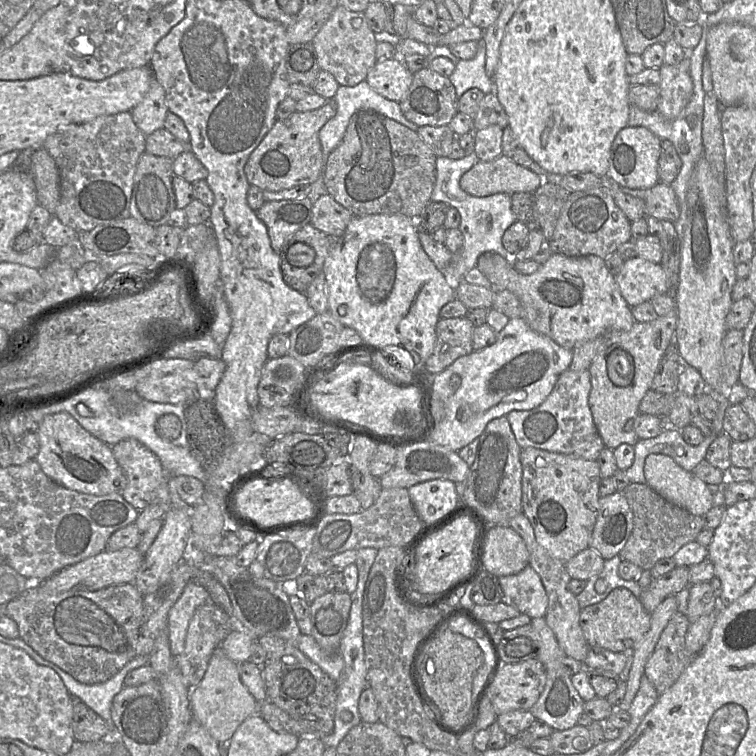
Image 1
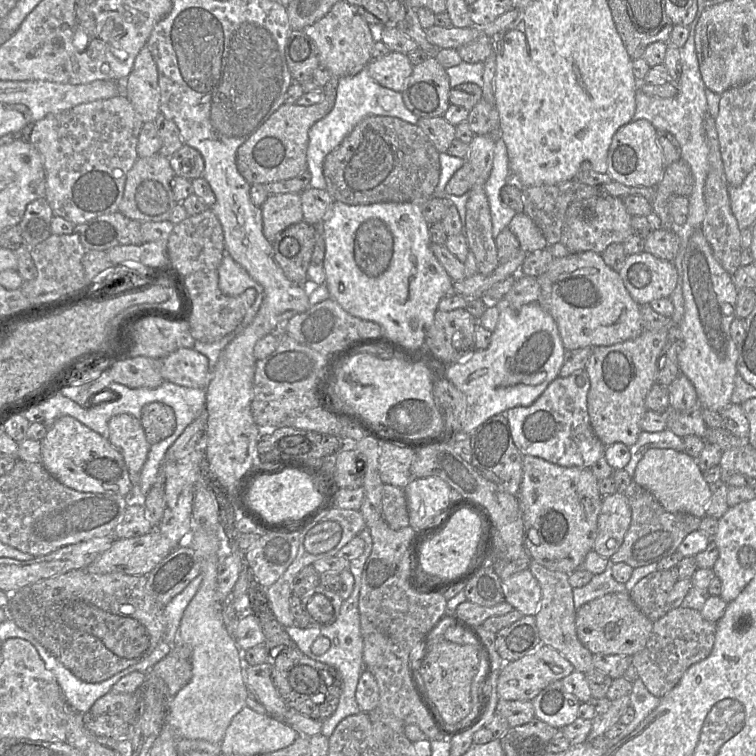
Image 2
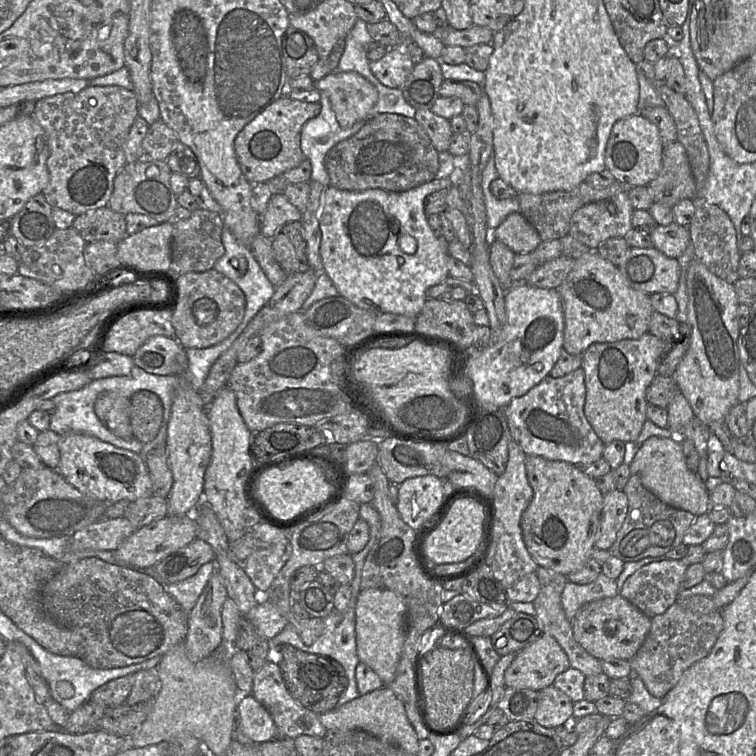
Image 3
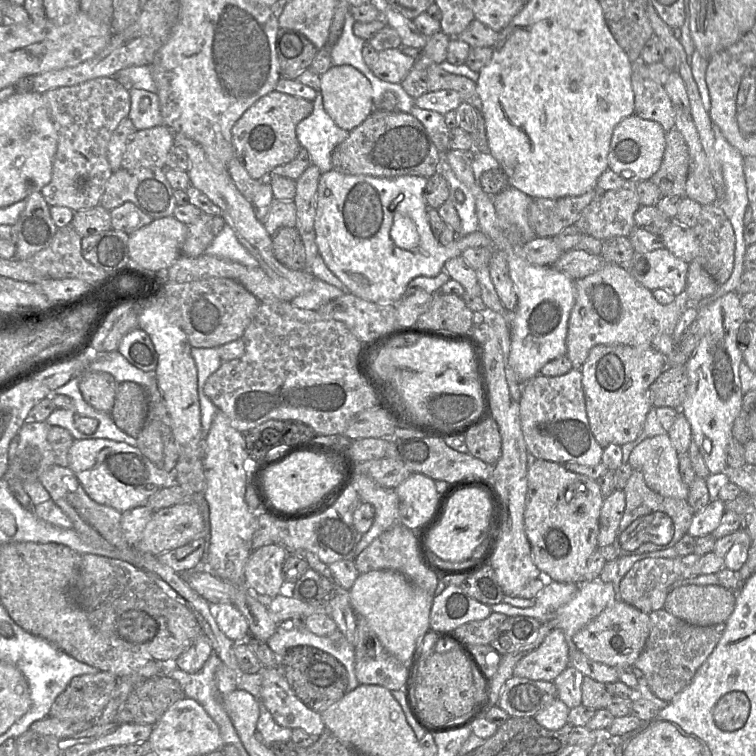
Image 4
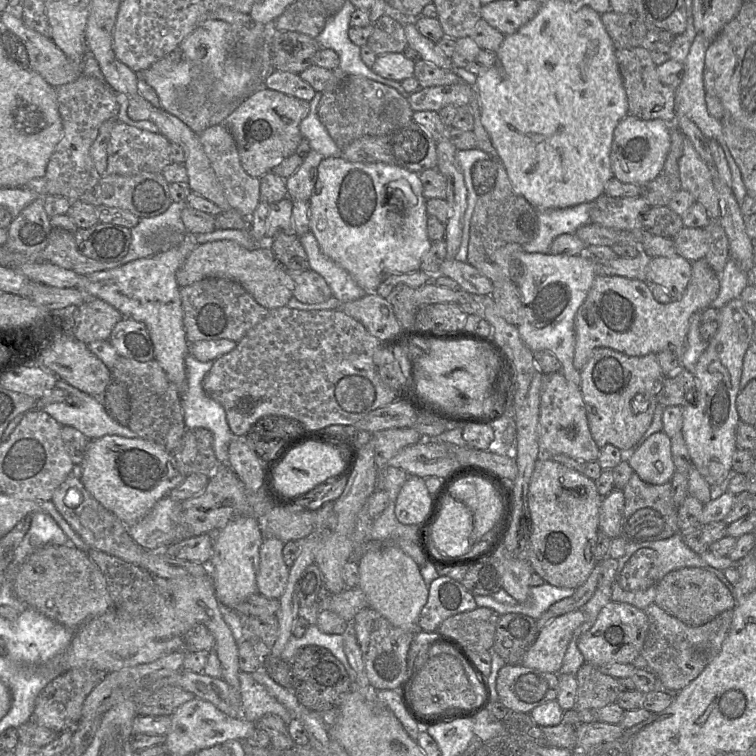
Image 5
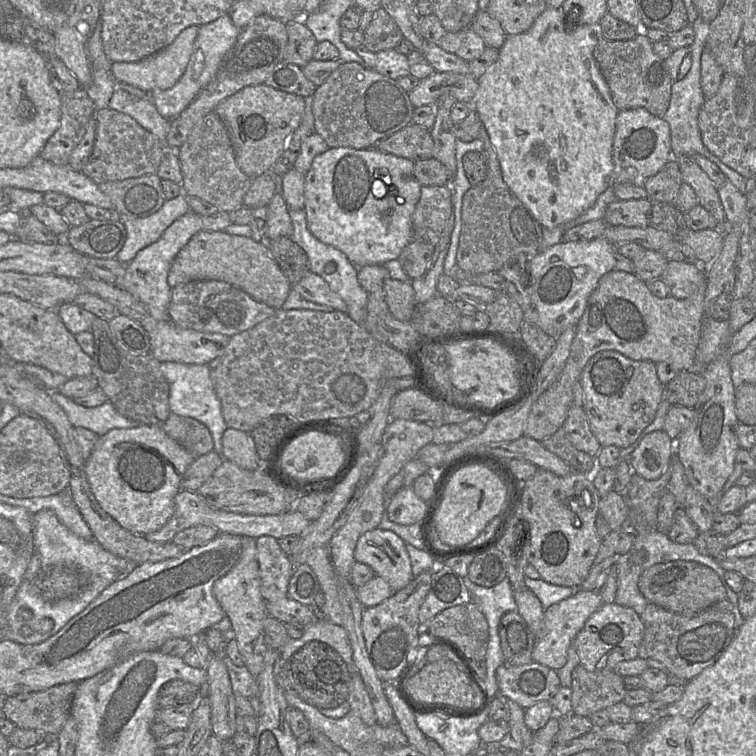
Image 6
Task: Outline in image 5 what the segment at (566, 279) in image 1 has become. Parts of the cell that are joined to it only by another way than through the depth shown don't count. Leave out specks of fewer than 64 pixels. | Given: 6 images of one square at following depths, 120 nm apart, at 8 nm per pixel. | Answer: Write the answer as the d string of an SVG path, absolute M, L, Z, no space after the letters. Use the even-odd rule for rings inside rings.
M704 258L692 262L692 275L685 292L668 303L656 301L646 281L597 275L574 319L575 369L581 371L594 349L600 347L611 348L629 356L658 354L669 350L679 357L681 363L691 316L709 308L718 296L719 289L718 275Z

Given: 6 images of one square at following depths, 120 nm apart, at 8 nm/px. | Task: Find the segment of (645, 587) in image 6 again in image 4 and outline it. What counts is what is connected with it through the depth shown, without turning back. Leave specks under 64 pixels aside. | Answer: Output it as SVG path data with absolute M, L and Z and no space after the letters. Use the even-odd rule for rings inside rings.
M687 584L673 588L664 609L696 626L726 622L736 603L736 593L721 585Z

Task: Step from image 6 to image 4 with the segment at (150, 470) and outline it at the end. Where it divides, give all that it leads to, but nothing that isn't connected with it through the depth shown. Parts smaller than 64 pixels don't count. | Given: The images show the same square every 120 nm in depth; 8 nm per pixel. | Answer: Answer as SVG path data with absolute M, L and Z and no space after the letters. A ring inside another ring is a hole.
M109 439L75 440L69 449L68 468L91 499L121 513L145 504L156 492L175 483L171 473L157 468L138 447Z

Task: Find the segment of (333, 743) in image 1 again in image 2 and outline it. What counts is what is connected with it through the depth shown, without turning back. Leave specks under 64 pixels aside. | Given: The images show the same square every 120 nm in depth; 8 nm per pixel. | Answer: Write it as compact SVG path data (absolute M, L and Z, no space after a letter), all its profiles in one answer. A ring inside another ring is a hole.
M369 528L363 529L358 534L365 542L363 553L349 563L349 570L354 577L354 588L348 599L343 601L338 618L329 626L300 628L297 626L285 627L290 638L296 643L298 648L313 660L323 662L335 667L342 677L342 693L335 712L323 721L321 734L329 738L337 725L346 717L360 713L359 705L356 701L356 689L359 678L366 669L363 659L364 641L361 633L361 616L359 611L359 597L361 588L362 571L364 565L371 554L373 540ZM319 637L326 637L330 641L329 649L321 655L312 652L312 644Z

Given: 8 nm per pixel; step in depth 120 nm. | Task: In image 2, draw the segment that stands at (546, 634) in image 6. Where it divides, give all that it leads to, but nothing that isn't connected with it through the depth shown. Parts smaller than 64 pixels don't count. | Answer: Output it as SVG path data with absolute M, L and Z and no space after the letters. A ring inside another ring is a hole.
M541 645L535 652L516 661L505 662L499 673L497 691L504 700L532 701L544 688L554 681L562 680L574 671L574 667L556 649Z

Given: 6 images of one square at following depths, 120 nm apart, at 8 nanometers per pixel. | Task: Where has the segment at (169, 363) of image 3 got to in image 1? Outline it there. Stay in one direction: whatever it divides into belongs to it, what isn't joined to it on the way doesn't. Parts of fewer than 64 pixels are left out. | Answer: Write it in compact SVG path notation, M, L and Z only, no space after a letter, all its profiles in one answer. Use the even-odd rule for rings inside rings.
M200 358L194 361L195 384L200 400L213 401L216 387L225 371L222 359Z

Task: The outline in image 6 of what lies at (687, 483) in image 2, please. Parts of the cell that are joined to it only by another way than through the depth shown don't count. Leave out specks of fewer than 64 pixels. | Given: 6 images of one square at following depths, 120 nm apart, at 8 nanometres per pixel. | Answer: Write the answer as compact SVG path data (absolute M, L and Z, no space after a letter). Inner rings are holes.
M664 429L643 437L629 457L633 473L647 480L656 480L670 466L675 455L675 440Z

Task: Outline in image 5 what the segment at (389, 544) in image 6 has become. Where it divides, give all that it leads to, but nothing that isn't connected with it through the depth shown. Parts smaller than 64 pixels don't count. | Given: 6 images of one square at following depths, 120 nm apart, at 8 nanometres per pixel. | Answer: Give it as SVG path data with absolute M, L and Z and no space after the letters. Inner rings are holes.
M396 545L382 549L370 549L356 559L359 565L358 587L364 592L369 607L379 612L394 626L402 629L418 629L420 613L425 606L429 590L420 566Z

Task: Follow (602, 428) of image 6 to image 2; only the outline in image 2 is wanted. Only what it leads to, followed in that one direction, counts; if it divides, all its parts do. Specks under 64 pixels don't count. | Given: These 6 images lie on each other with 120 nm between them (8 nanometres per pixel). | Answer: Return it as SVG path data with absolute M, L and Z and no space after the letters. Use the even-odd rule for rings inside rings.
M668 328L643 330L636 338L610 346L593 347L585 371L590 388L587 395L587 410L591 426L604 446L622 442L628 447L635 444L645 413L645 400L656 383L657 363L665 346Z

